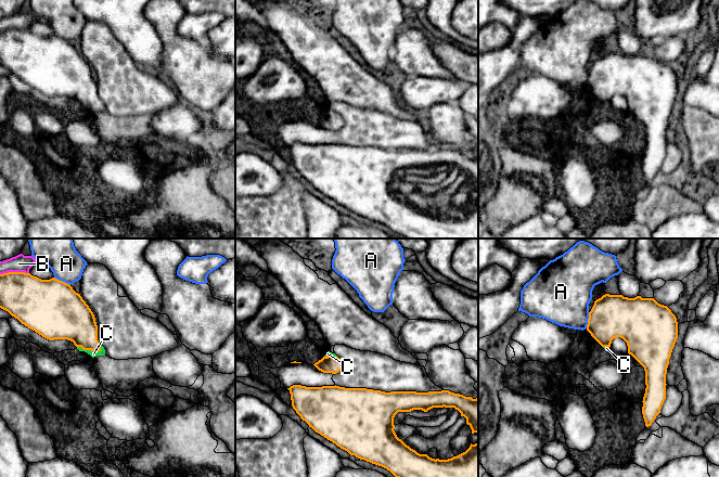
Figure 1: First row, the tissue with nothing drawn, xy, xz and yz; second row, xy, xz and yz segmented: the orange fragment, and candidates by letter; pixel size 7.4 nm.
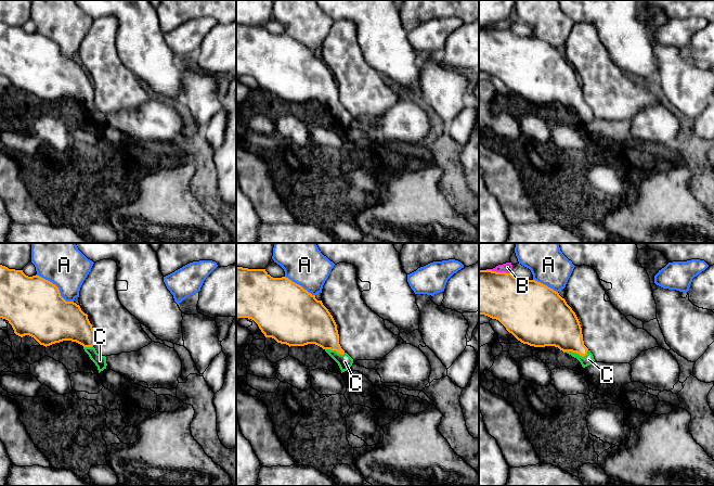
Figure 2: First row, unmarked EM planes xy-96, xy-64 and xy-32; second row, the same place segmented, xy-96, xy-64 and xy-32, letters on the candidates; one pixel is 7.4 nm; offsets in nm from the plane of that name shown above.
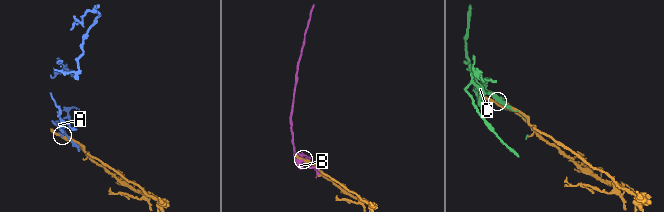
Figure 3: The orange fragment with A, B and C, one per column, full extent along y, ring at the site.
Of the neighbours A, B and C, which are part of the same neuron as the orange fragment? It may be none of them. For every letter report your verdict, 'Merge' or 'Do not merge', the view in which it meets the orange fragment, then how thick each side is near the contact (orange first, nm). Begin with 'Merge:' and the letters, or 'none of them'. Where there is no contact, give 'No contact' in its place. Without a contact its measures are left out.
Merge: C
A: Do not merge. Touches orange in xy. Thickness 420 nm (orange) against 280 nm
B: Do not merge. Touches orange in xy. Thickness 360 nm (orange) against 130 nm
C: Merge. Touches orange in xy. Thickness 300 nm (orange) against 50 nm

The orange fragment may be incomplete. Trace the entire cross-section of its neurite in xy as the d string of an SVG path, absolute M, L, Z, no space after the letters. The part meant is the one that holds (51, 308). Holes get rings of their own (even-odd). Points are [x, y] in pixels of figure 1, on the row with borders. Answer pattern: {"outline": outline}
{"outline": "M25 272L0 274L0 308L49 340L70 340L79 351L85 351L92 358L105 354L104 347L98 340L93 312L80 294L63 281L55 278L41 280Z"}

